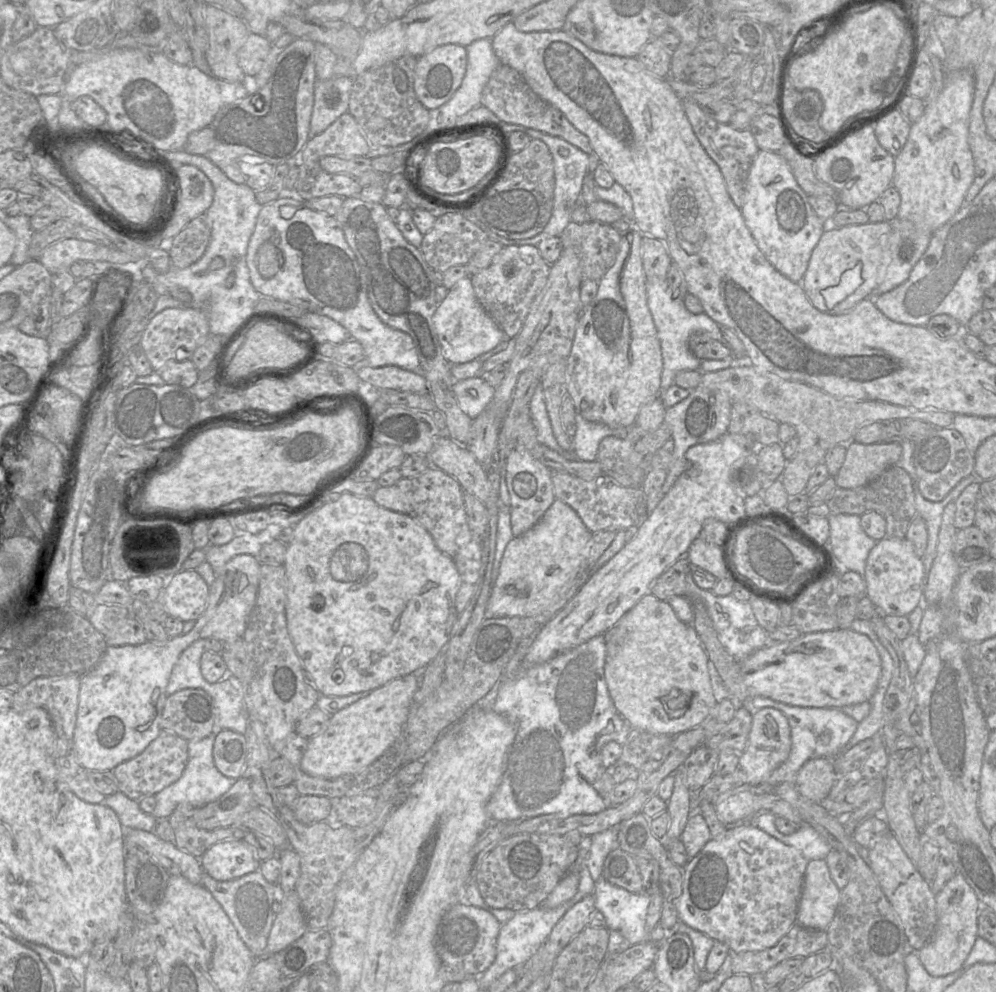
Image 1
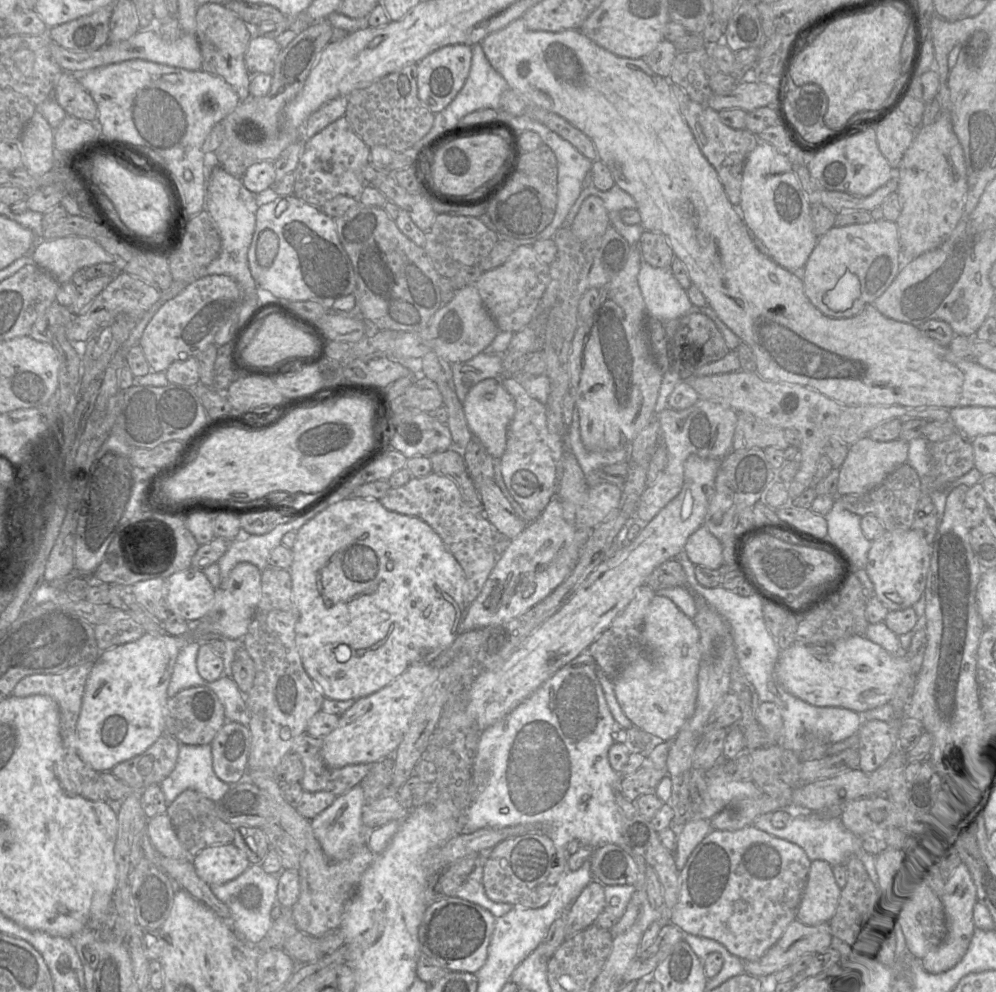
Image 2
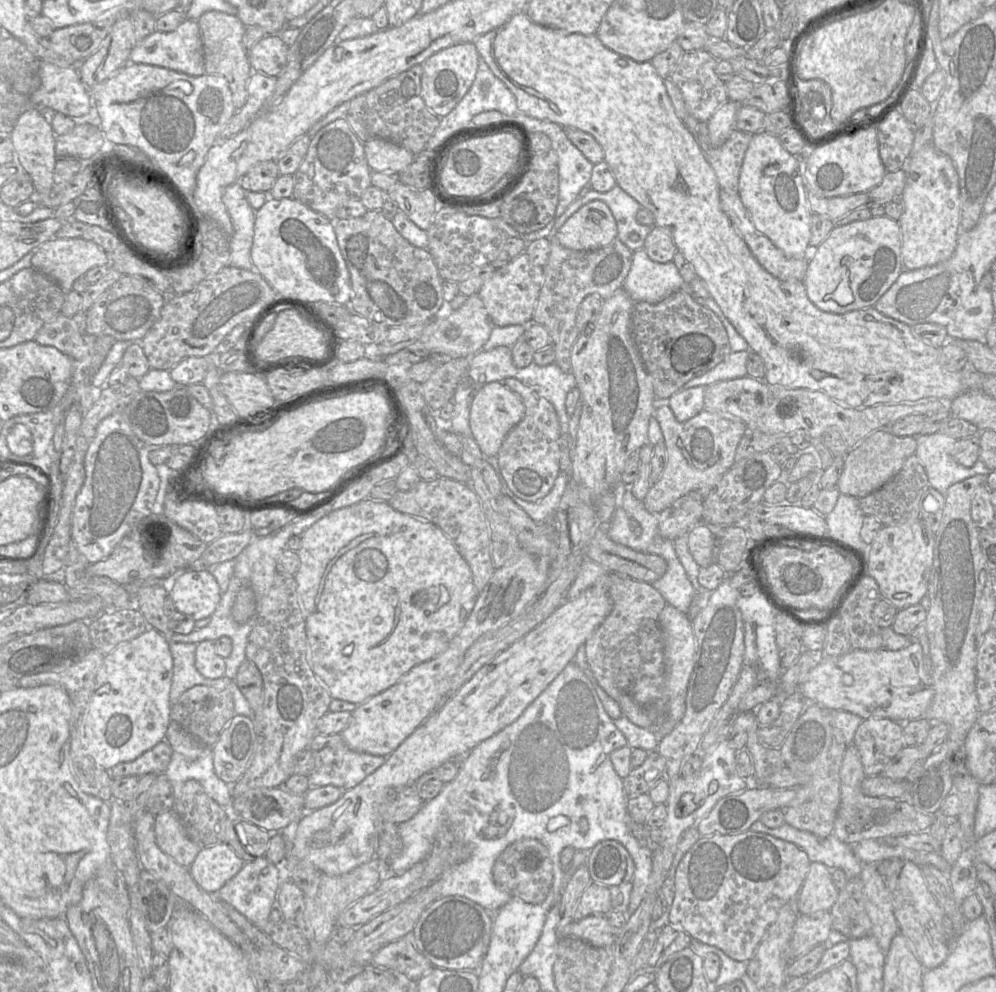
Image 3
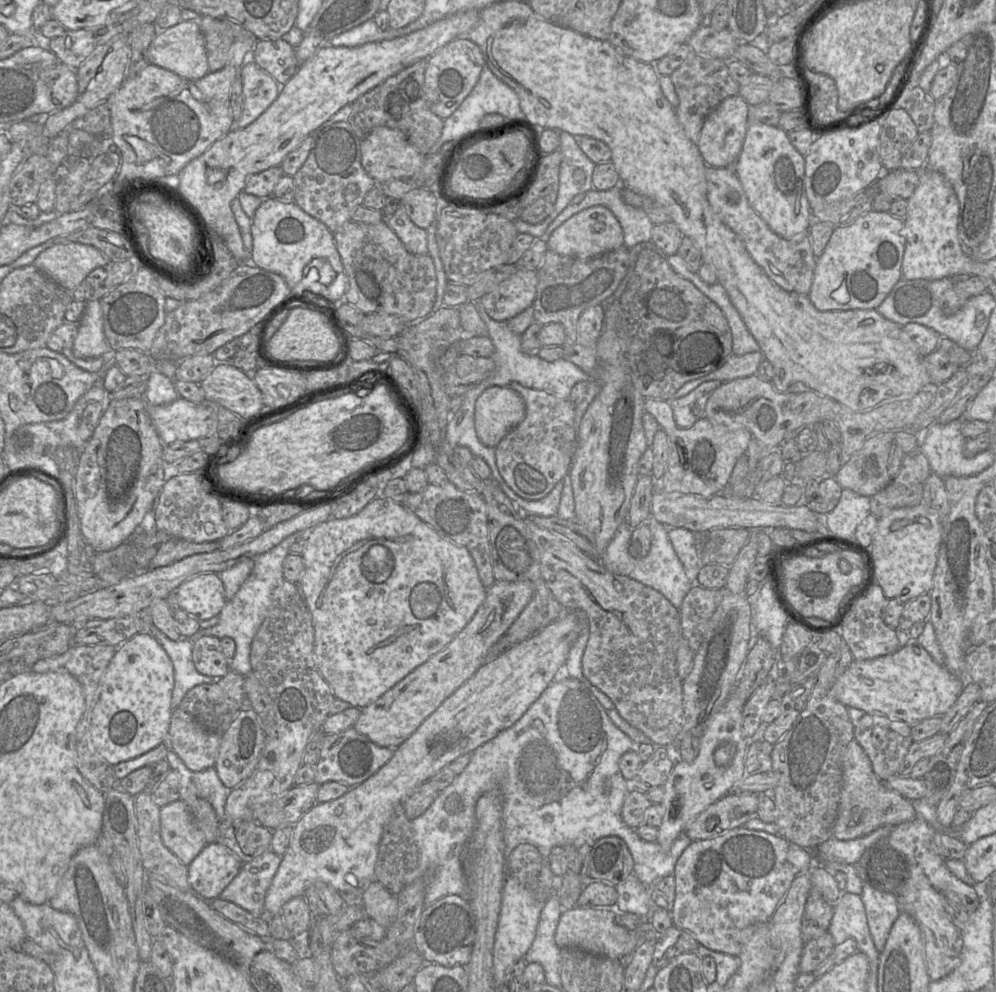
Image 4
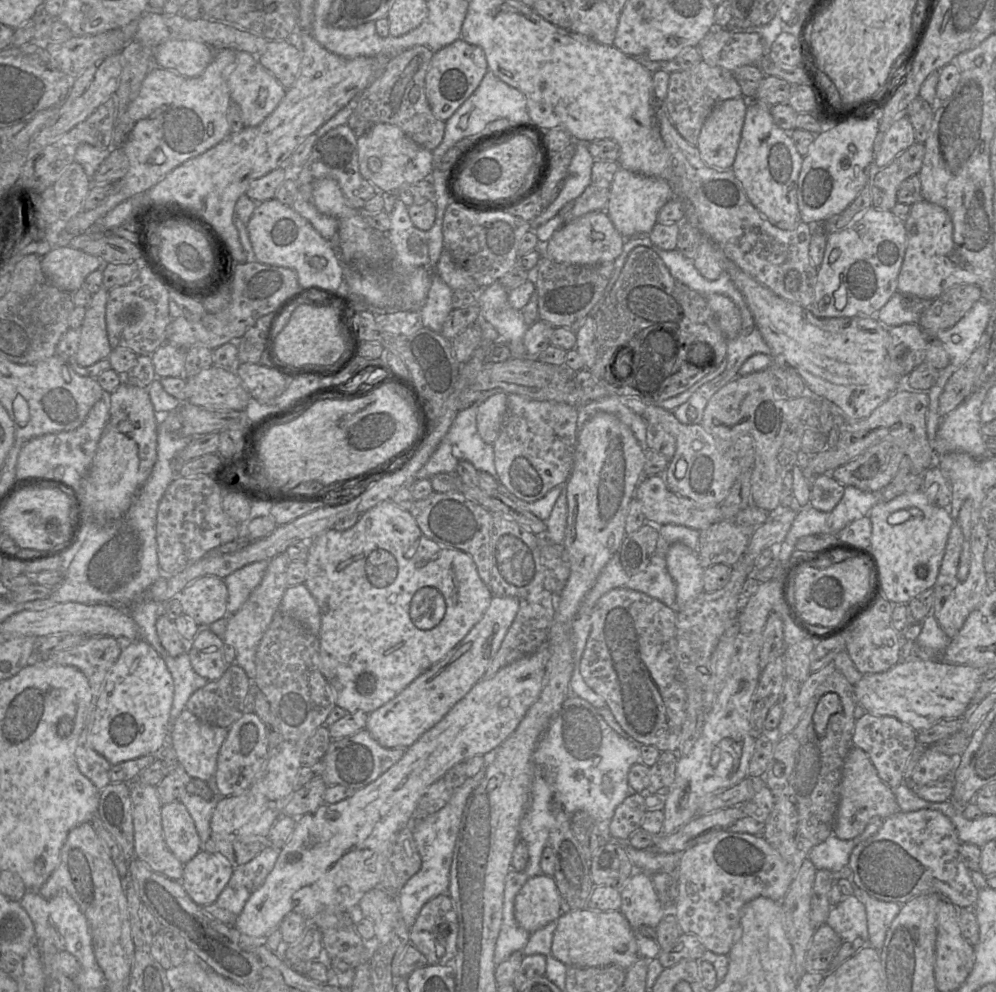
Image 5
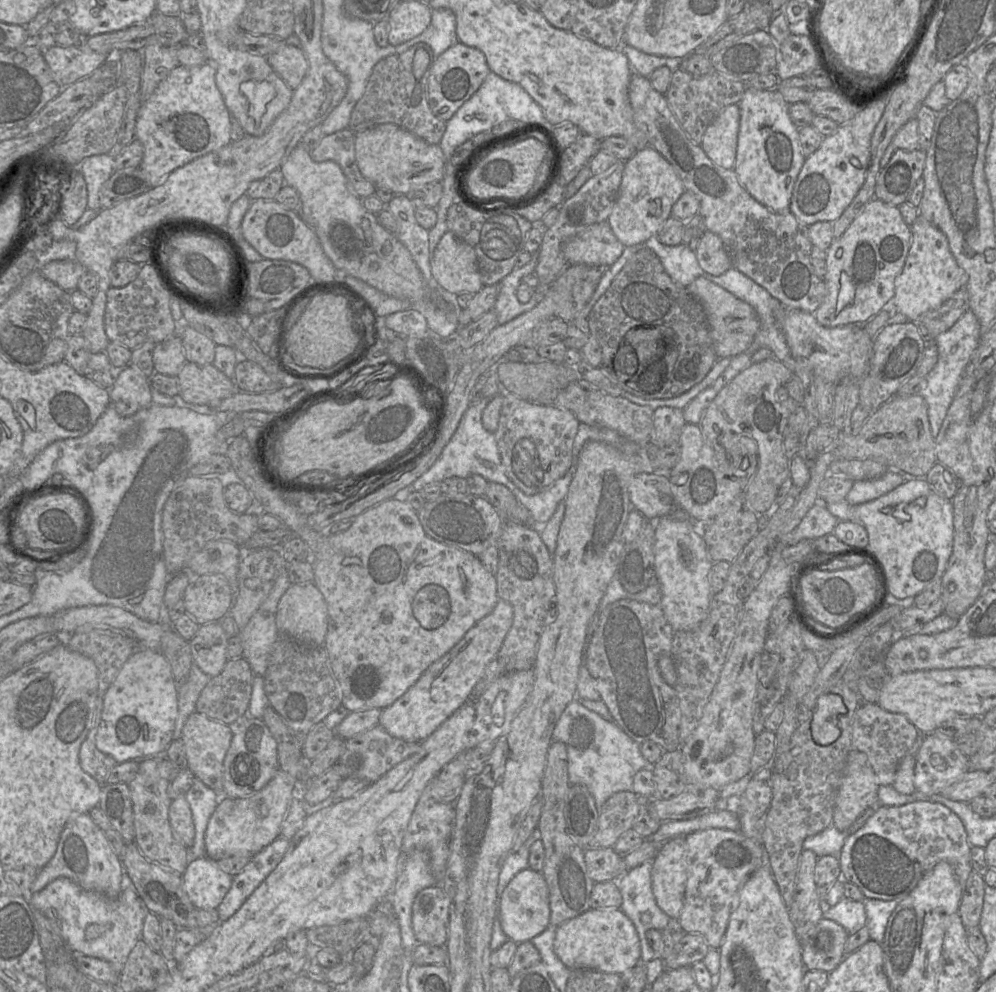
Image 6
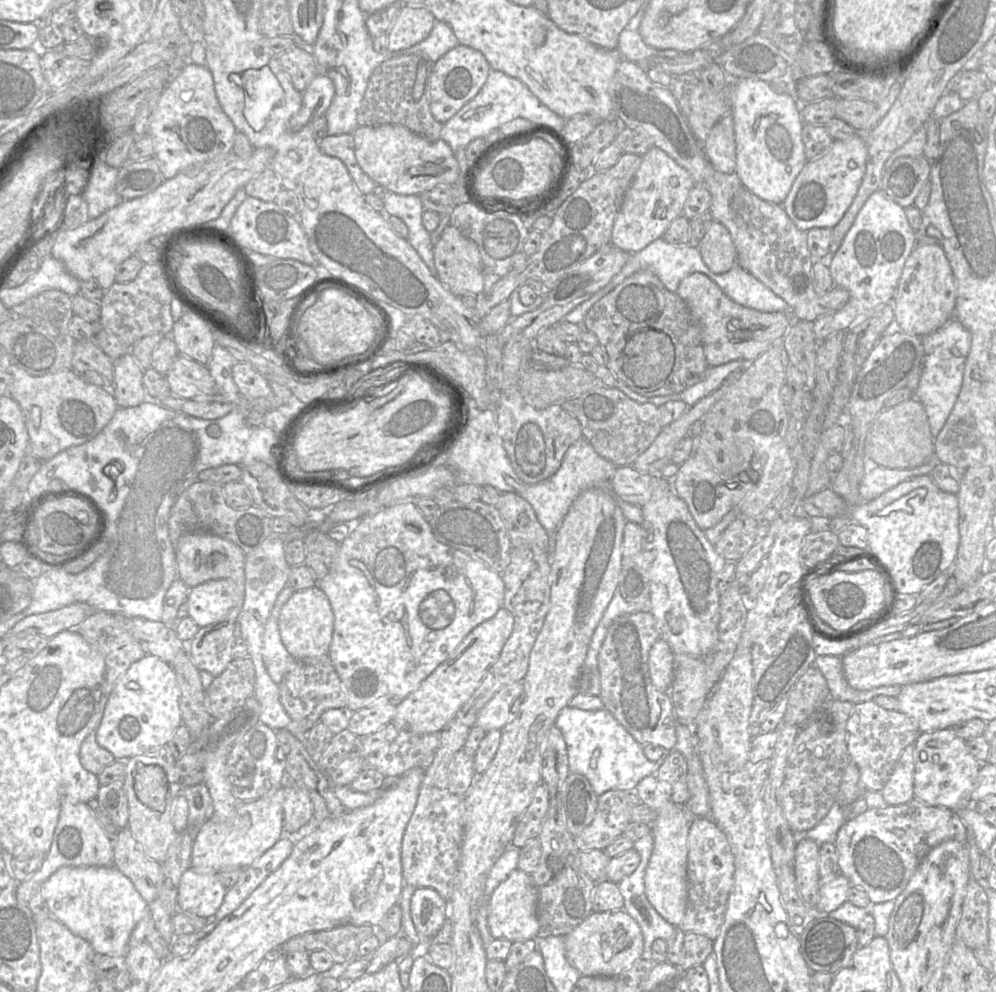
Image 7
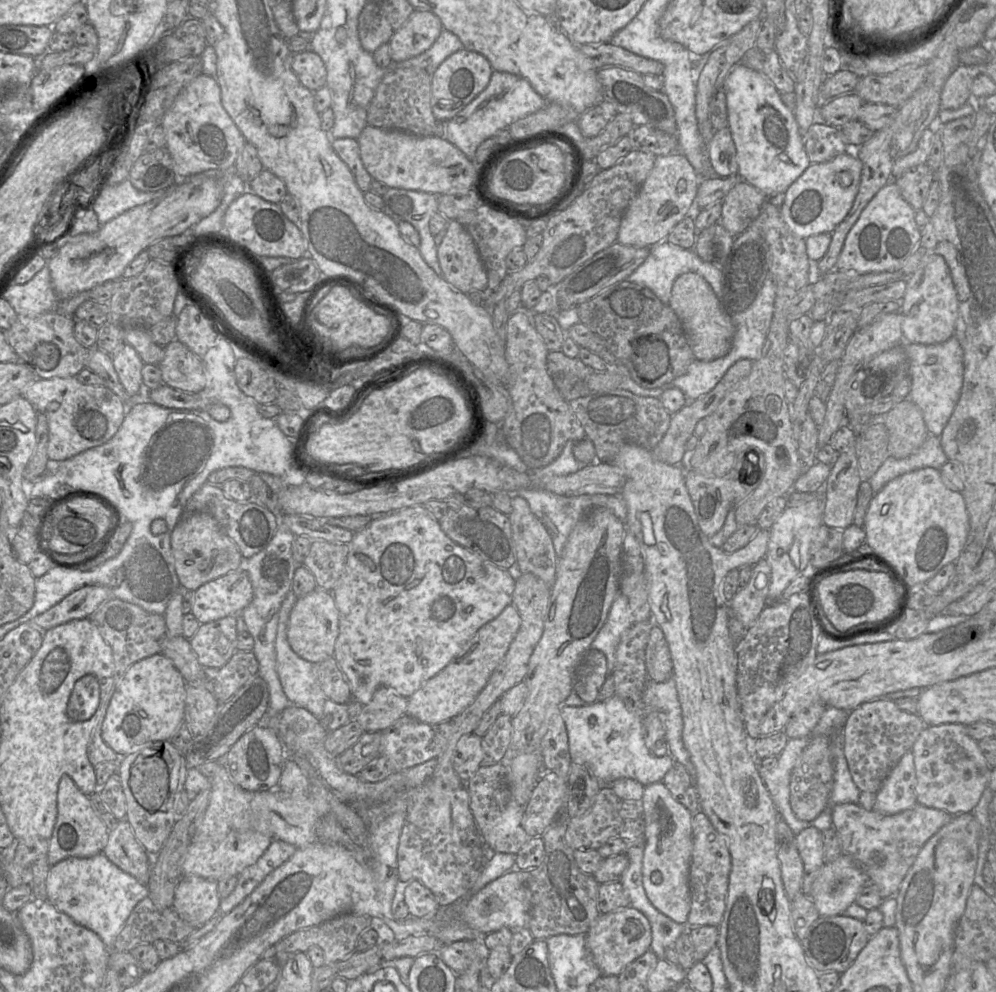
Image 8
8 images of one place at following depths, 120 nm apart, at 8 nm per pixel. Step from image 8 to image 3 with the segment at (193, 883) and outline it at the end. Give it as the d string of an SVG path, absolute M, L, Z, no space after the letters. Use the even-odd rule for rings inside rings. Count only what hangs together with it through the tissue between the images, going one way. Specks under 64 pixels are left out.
M220 842L201 848L188 869L202 890L215 894L242 869L244 863L226 842Z

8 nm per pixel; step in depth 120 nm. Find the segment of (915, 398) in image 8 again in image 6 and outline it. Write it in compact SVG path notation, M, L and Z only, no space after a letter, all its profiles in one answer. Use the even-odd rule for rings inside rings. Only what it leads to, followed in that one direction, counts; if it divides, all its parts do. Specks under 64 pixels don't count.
M967 310L947 331L939 334L934 340L938 348L938 360L934 368L926 375L926 386L920 395L925 399L928 409L931 434L937 437L948 409L959 388L965 368L980 341L980 324L971 310Z

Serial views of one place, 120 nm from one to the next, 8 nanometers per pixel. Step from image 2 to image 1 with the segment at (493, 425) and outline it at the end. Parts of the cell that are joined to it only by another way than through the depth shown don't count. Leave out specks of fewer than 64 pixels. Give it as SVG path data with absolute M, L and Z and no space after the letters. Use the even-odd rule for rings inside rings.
M483 377L456 381L453 392L461 410L473 420L477 418L493 399L495 388Z

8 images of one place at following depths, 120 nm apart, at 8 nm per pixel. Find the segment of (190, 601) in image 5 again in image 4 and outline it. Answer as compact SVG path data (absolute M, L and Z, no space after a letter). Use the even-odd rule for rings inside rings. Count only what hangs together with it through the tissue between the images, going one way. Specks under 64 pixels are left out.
M203 573L184 581L177 589L179 606L198 622L218 616L226 603L217 573Z

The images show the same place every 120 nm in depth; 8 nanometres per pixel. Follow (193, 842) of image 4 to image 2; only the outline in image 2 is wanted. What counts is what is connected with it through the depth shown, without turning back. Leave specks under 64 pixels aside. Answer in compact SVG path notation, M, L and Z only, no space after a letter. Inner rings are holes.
M160 813L148 820L147 835L162 856L174 859L191 859L179 841L167 813Z

